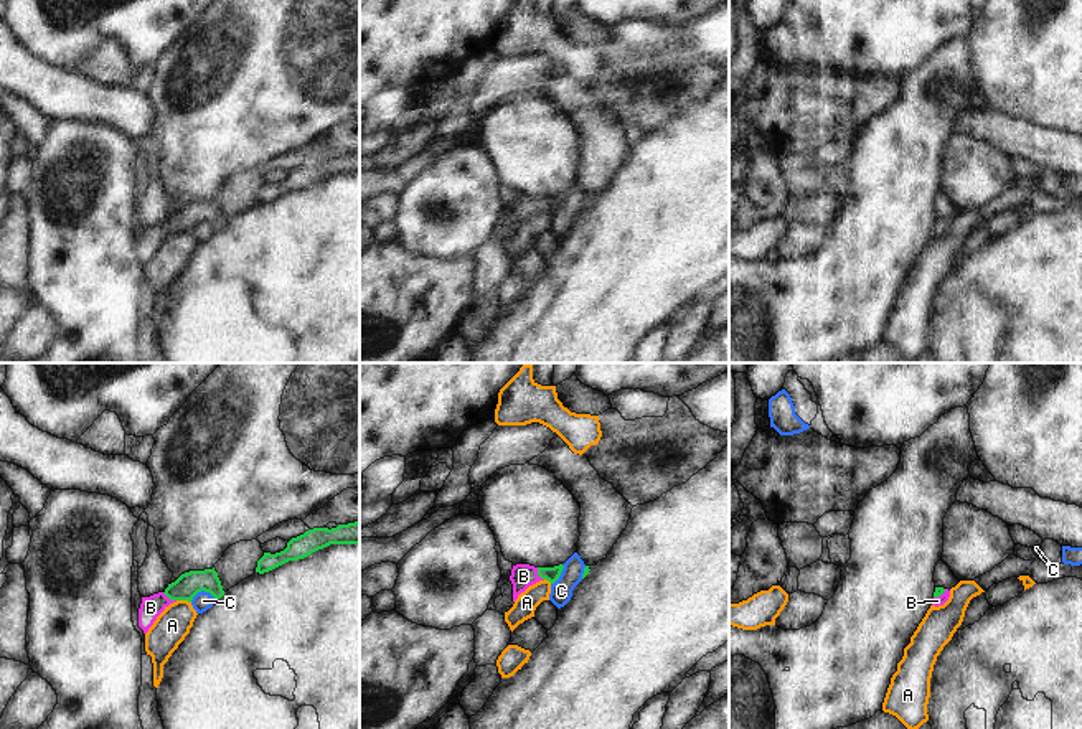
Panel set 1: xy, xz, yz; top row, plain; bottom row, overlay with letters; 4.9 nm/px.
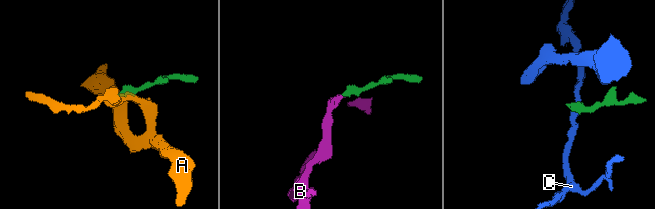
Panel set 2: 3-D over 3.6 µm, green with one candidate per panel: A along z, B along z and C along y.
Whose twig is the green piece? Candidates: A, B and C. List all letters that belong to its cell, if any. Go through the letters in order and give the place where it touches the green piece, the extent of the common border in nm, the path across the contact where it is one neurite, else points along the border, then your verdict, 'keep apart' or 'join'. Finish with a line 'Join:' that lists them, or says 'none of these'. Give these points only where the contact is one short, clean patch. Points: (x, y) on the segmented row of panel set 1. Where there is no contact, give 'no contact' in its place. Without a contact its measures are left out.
A: meets green in xy at (183, 599); contact 70 nm long; border along xy (177, 599), (190, 602); keep apart
B: meets green in xy at (169, 597); contact 80 nm long; runs through xy (187, 586), (169, 597), (150, 607); join
C: meets green in xy at (202, 589); contact 130 nm long; border along xy (215, 597), (200, 591), (190, 601); keep apart
Join: B

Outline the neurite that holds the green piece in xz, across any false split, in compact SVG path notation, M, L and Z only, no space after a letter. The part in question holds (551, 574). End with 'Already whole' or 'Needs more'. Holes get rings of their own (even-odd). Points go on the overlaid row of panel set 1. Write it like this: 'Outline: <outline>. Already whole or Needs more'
Outline: M516 564L511 569L511 576L510 581L513 584L513 602L518 599L518 595L521 592L525 592L529 586L539 582L539 581L549 581L551 584L554 584L561 572L562 572L564 566L554 566L554 567L534 567L529 564Z. Needs more

